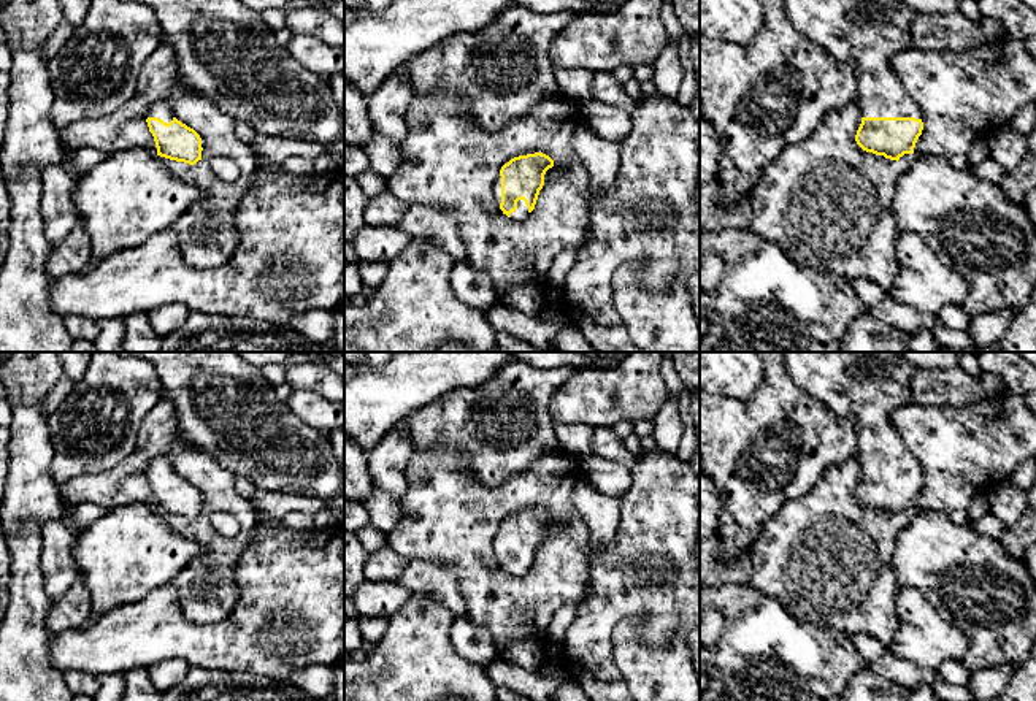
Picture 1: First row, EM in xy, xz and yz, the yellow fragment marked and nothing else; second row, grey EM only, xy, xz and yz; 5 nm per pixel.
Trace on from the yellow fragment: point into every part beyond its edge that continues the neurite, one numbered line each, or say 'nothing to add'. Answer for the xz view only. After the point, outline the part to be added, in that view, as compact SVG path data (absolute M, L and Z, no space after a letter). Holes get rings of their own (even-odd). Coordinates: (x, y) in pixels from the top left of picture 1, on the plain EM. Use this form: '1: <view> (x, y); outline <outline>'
1: xz (521, 568); outline M524 555L517 557L517 565L509 569L514 576L524 576L528 571L528 563Z

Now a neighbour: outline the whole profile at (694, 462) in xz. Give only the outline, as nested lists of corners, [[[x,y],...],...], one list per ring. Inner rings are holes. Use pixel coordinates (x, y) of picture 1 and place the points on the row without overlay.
[[[700,389],[692,390],[690,393],[690,411],[695,423],[696,442],[689,465],[700,476]]]

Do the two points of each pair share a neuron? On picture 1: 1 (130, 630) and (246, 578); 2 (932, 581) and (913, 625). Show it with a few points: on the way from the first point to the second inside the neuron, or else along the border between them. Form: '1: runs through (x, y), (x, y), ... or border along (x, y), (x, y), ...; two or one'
1: runs through (172, 635), (235, 636), (253, 619); one
2: border along (900, 589), (916, 589), (949, 624); two

